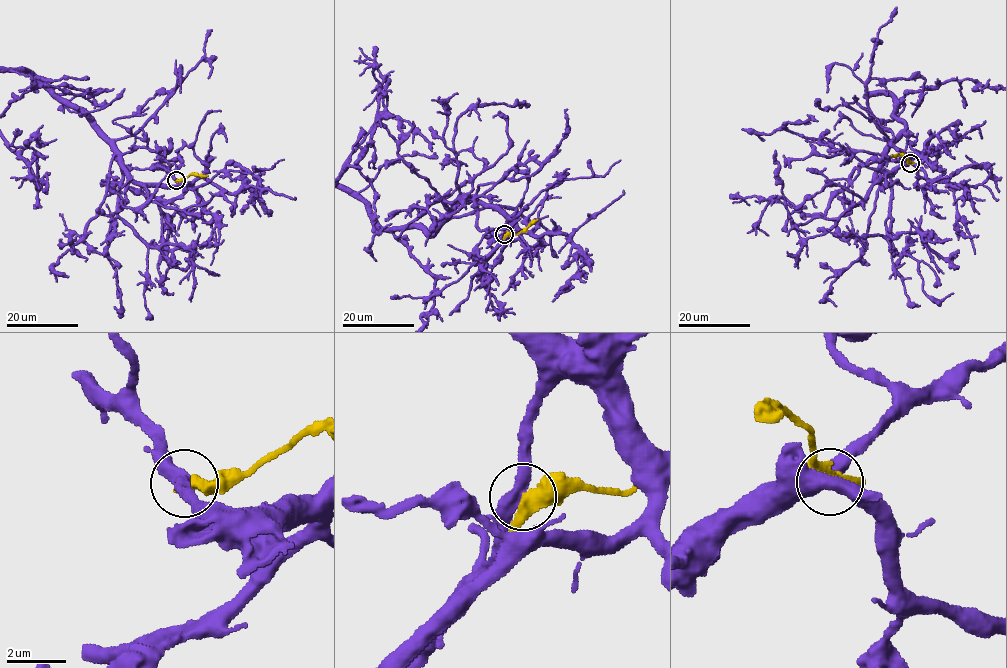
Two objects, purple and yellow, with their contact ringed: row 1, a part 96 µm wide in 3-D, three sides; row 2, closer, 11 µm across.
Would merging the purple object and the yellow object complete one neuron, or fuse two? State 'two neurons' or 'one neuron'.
two neurons

